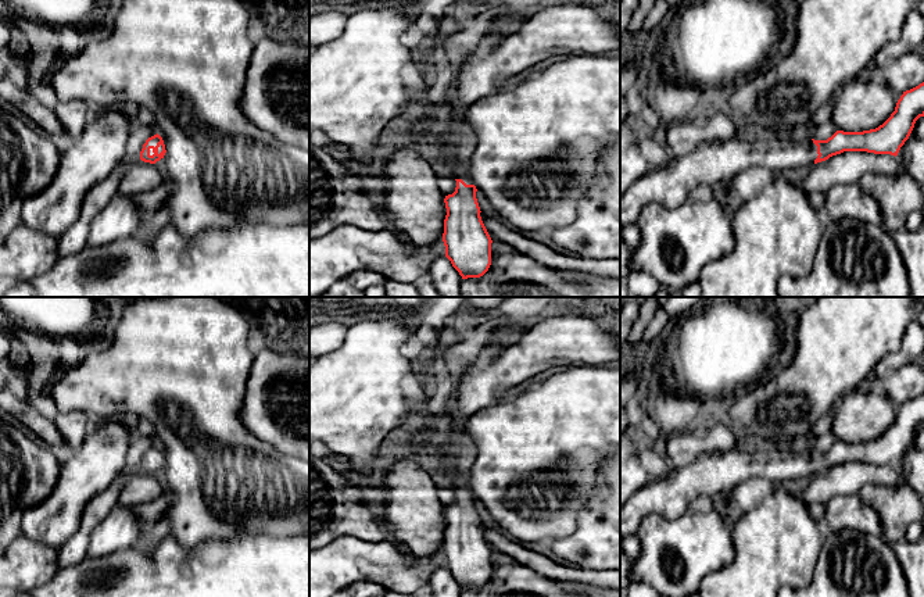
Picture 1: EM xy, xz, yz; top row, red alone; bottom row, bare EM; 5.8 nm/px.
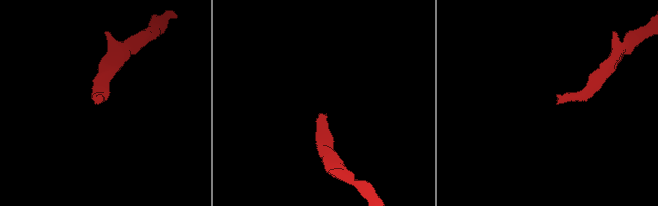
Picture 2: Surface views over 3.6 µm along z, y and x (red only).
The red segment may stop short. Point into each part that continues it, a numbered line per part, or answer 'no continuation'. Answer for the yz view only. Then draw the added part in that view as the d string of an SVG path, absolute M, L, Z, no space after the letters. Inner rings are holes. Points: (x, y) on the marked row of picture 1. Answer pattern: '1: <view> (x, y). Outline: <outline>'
1: yz (712, 161). Outline: M739 135L717 142L709 137L684 155L673 155L663 168L637 179L620 196L620 228L635 224L642 208L660 204L677 208L699 185L728 182L751 167L764 167L773 174L812 167L817 146L809 135Z

